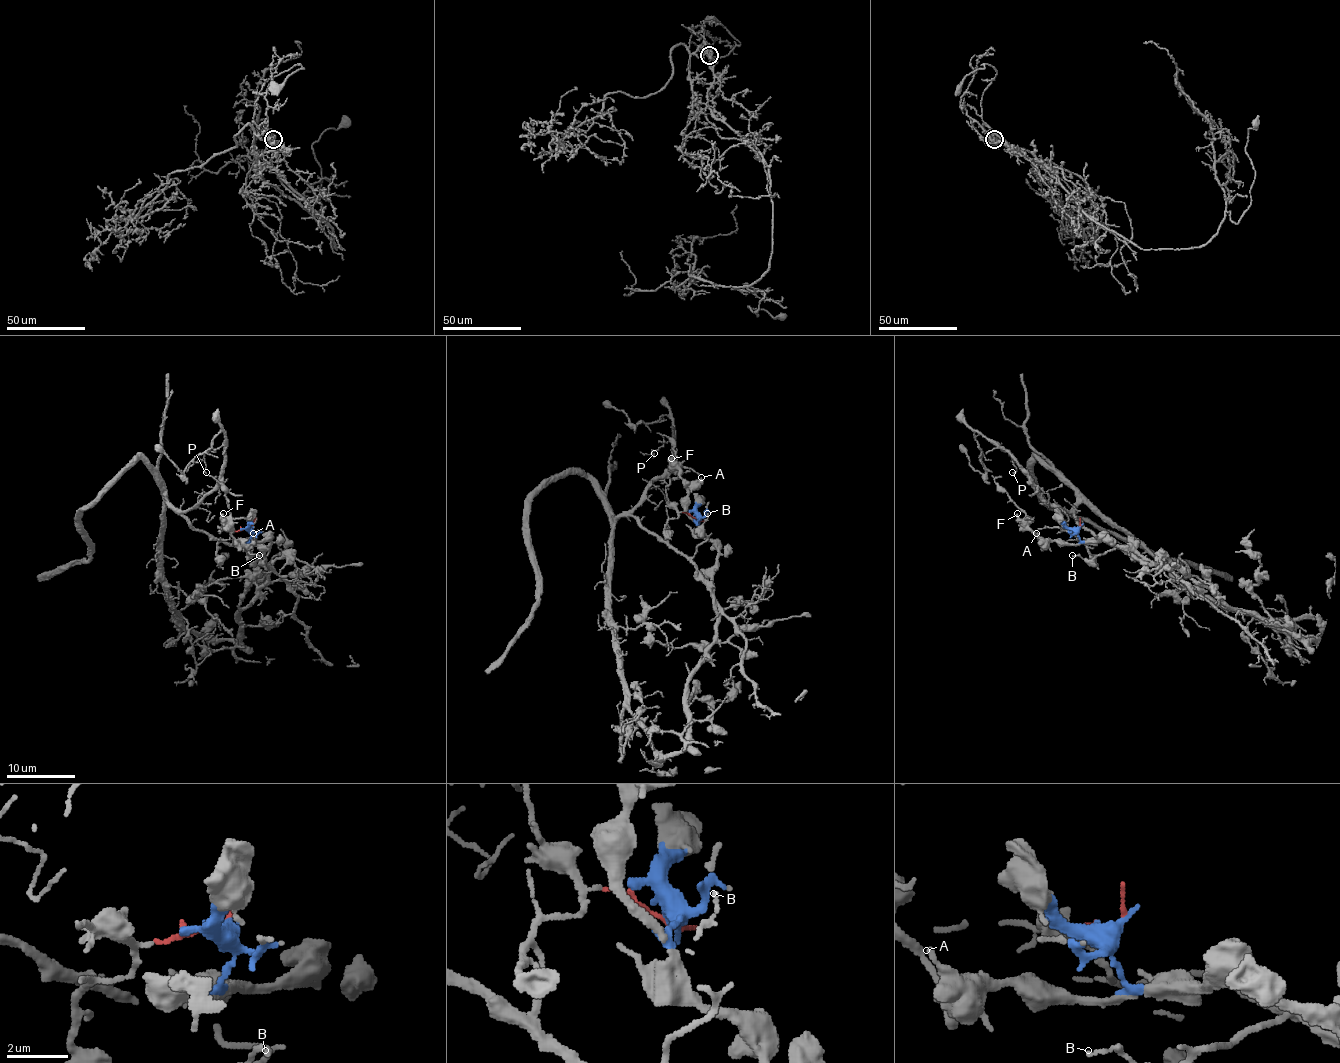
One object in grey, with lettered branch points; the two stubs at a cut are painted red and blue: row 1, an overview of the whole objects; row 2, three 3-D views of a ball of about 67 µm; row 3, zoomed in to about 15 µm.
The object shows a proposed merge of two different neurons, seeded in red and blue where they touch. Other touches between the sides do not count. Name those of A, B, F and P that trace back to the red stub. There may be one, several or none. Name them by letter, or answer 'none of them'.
B, P

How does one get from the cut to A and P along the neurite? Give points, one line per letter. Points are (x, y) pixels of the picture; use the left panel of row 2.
A: (249, 527), (251, 537), (239, 544), (252, 534)
P: (249, 527), (220, 542), (188, 522), (184, 513), (217, 484), (222, 446), (205, 455), (206, 472)

